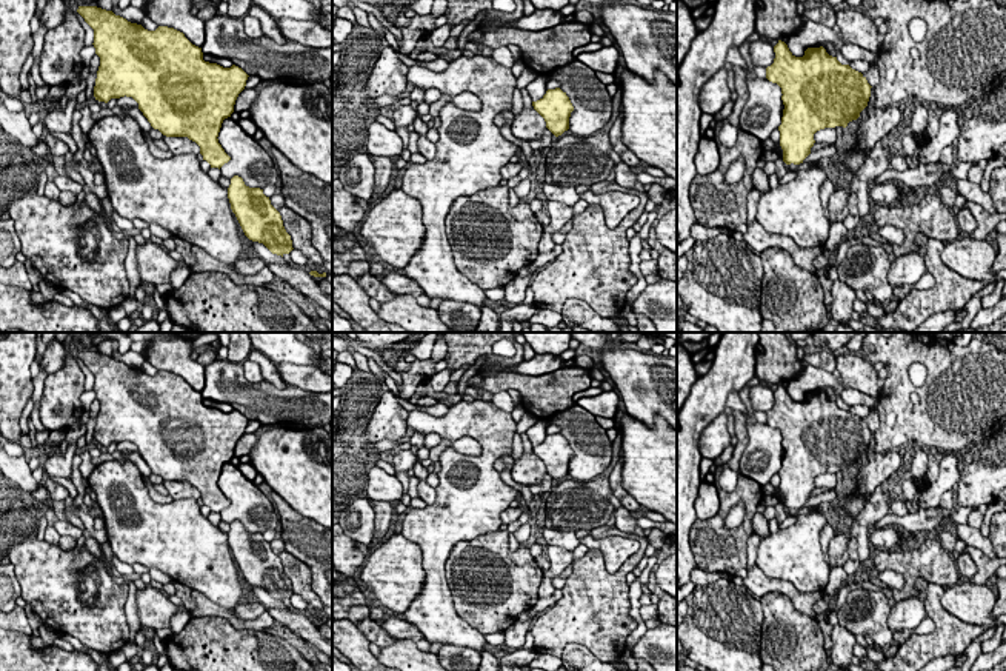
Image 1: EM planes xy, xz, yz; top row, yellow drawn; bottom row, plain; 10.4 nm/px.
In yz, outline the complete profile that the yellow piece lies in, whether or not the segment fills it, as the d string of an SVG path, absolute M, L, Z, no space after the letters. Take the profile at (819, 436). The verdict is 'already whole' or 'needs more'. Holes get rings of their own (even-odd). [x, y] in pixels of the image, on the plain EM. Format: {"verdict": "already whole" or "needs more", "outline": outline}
{"verdict": "already whole", "outline": "M778 385L774 397L766 423L777 428L783 439L784 454L778 471L783 506L800 509L811 499L817 476L846 472L860 462L872 431L861 417L841 409L823 391L808 392L803 402L795 402Z"}

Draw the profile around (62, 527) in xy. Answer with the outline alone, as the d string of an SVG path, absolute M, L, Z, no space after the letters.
M57 520L52 526L60 536L69 536L74 539L80 539L83 536L82 529L69 523L68 520Z

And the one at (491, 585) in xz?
M492 531L466 543L458 543L446 562L446 580L457 614L483 636L505 633L517 616L538 600L543 569L531 556L529 545L509 549L509 532Z

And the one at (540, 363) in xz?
M535 354L531 360L523 360L508 371L526 376L543 376L561 369L563 366L565 360L560 356Z

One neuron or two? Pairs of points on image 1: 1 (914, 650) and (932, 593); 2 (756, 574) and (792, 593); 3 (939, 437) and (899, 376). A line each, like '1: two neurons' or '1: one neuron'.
1: one neuron
2: one neuron
3: one neuron

